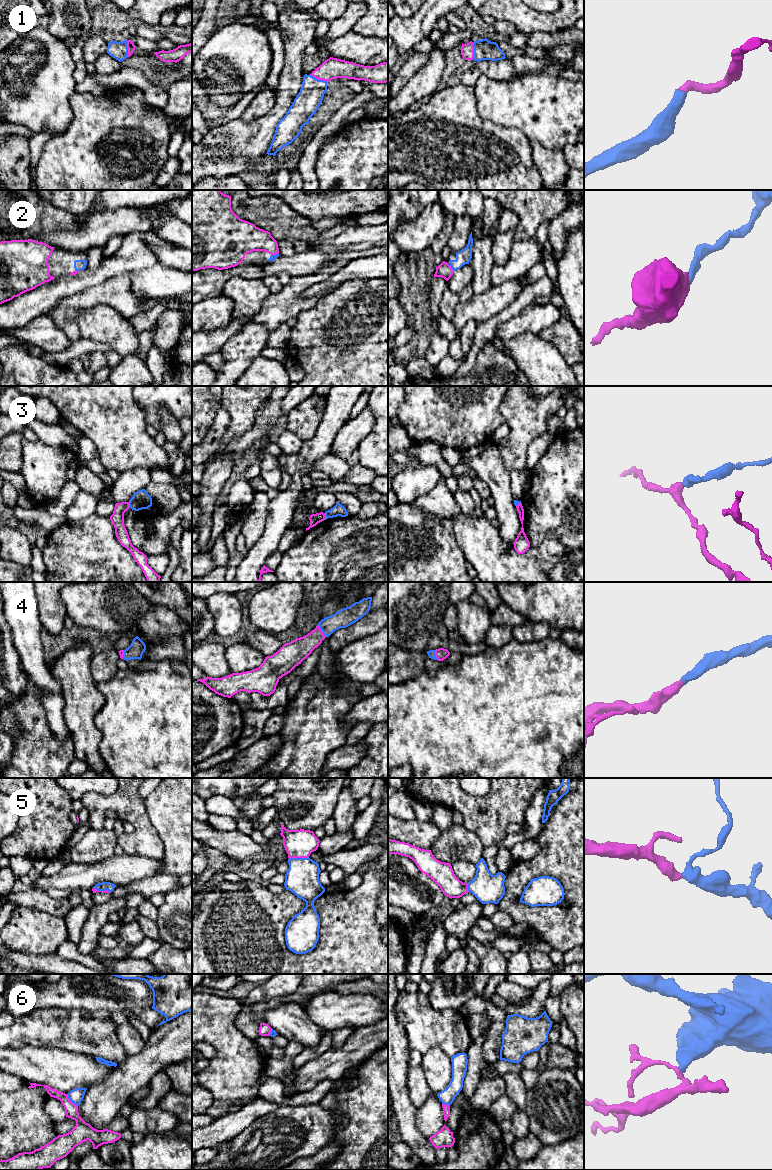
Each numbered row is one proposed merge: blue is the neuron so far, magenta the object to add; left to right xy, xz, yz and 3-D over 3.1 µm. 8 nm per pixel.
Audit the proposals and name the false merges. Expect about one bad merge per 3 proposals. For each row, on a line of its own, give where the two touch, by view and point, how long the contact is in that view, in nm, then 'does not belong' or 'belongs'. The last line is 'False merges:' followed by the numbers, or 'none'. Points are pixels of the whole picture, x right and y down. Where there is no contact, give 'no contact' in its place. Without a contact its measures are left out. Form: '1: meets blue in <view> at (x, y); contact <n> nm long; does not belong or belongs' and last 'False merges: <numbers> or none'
1: meets blue in xz at (319, 80); contact 160 nm long; belongs
2: meets blue in yz at (451, 267); contact 70 nm long; belongs
3: meets blue in xy at (129, 505); contact 50 nm long; does not belong
4: meets blue in xz at (321, 630); contact 120 nm long; belongs
5: meets blue in xz at (298, 858); contact 160 nm long; belongs
6: meets blue in xy at (71, 1101); contact 130 nm long; does not belong
False merges: 3, 6

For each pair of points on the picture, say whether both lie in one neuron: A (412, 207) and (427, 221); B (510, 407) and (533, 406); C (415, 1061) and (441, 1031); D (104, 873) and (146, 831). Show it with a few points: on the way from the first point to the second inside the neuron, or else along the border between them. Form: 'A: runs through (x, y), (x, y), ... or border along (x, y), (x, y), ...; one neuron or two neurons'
A: border along (436, 200), (414, 219), (404, 220), (398, 225); two neurons
B: runs through (516, 407), (527, 407); one neuron
C: border along (409, 1049), (415, 1049), (422, 1054); two neurons
D: border along (124, 852), (130, 855), (143, 855), (147, 857); two neurons

